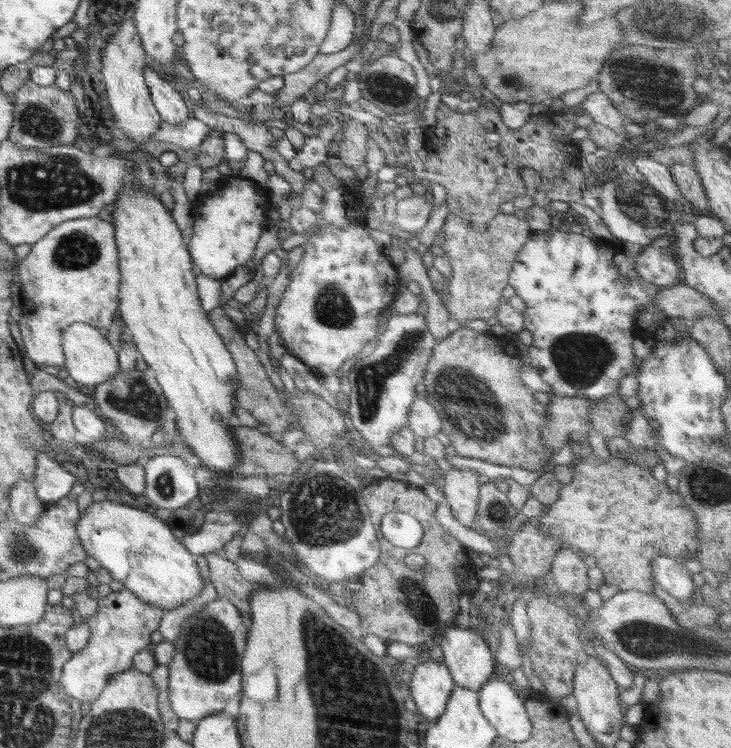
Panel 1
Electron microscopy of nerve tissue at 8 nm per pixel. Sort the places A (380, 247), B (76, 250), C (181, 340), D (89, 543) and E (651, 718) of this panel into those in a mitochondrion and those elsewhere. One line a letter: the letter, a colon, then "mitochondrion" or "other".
A: other
B: mitochondrion
C: other
D: other
E: other

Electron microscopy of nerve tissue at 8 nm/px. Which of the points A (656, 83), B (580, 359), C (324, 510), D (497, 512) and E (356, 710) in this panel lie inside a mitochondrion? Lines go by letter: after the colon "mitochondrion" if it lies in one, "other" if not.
A: mitochondrion
B: mitochondrion
C: mitochondrion
D: mitochondrion
E: mitochondrion

